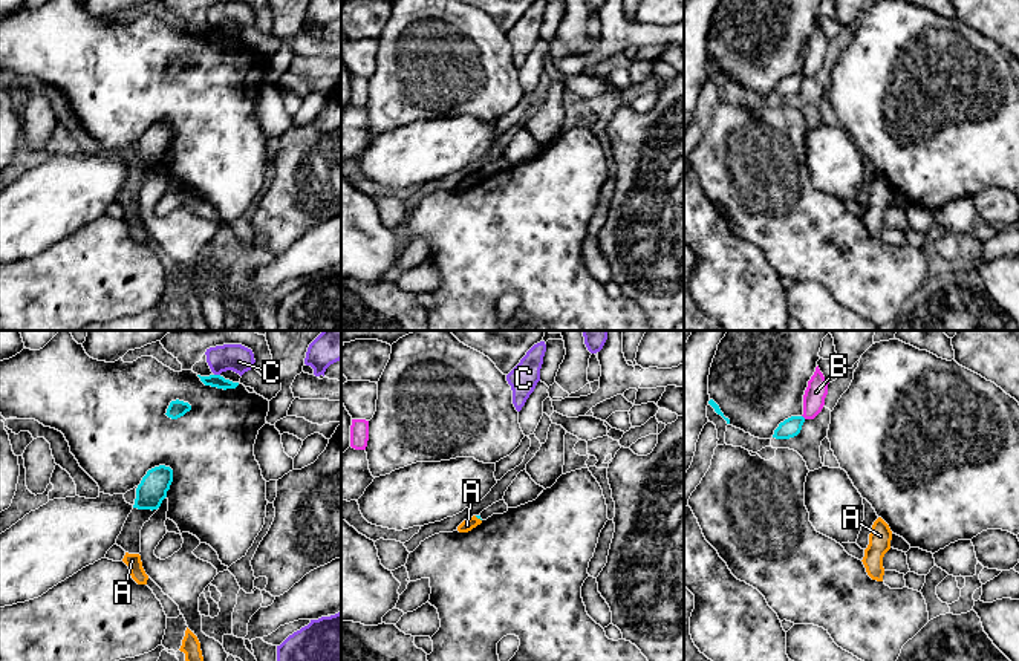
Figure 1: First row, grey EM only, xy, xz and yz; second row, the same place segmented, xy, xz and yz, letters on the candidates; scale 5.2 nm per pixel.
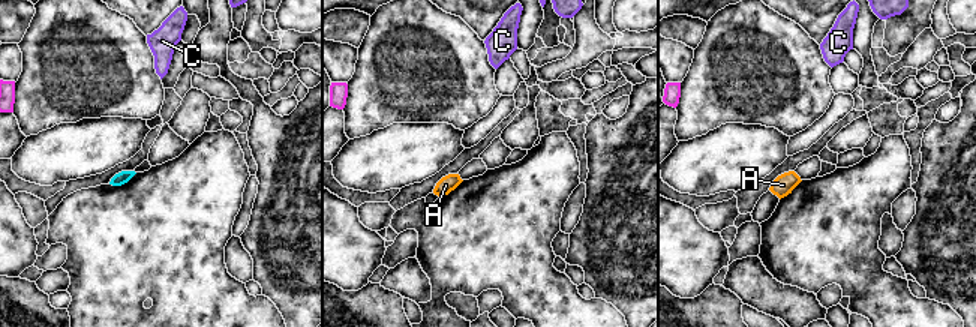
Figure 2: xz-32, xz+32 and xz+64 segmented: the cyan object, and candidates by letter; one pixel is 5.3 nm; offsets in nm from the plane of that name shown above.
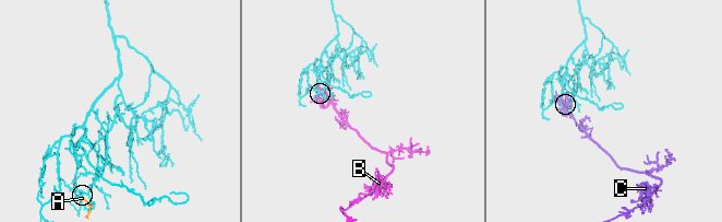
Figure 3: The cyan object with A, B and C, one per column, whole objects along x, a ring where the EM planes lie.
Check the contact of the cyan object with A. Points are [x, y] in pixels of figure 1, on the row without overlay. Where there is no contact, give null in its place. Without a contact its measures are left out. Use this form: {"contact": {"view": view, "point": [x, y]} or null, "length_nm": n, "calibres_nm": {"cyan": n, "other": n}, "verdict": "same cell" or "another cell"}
{"contact": {"view": "xz", "point": [478, 175]}, "length_nm": 50, "calibres_nm": {"cyan": 20, "other": 70}, "verdict": "another cell"}

